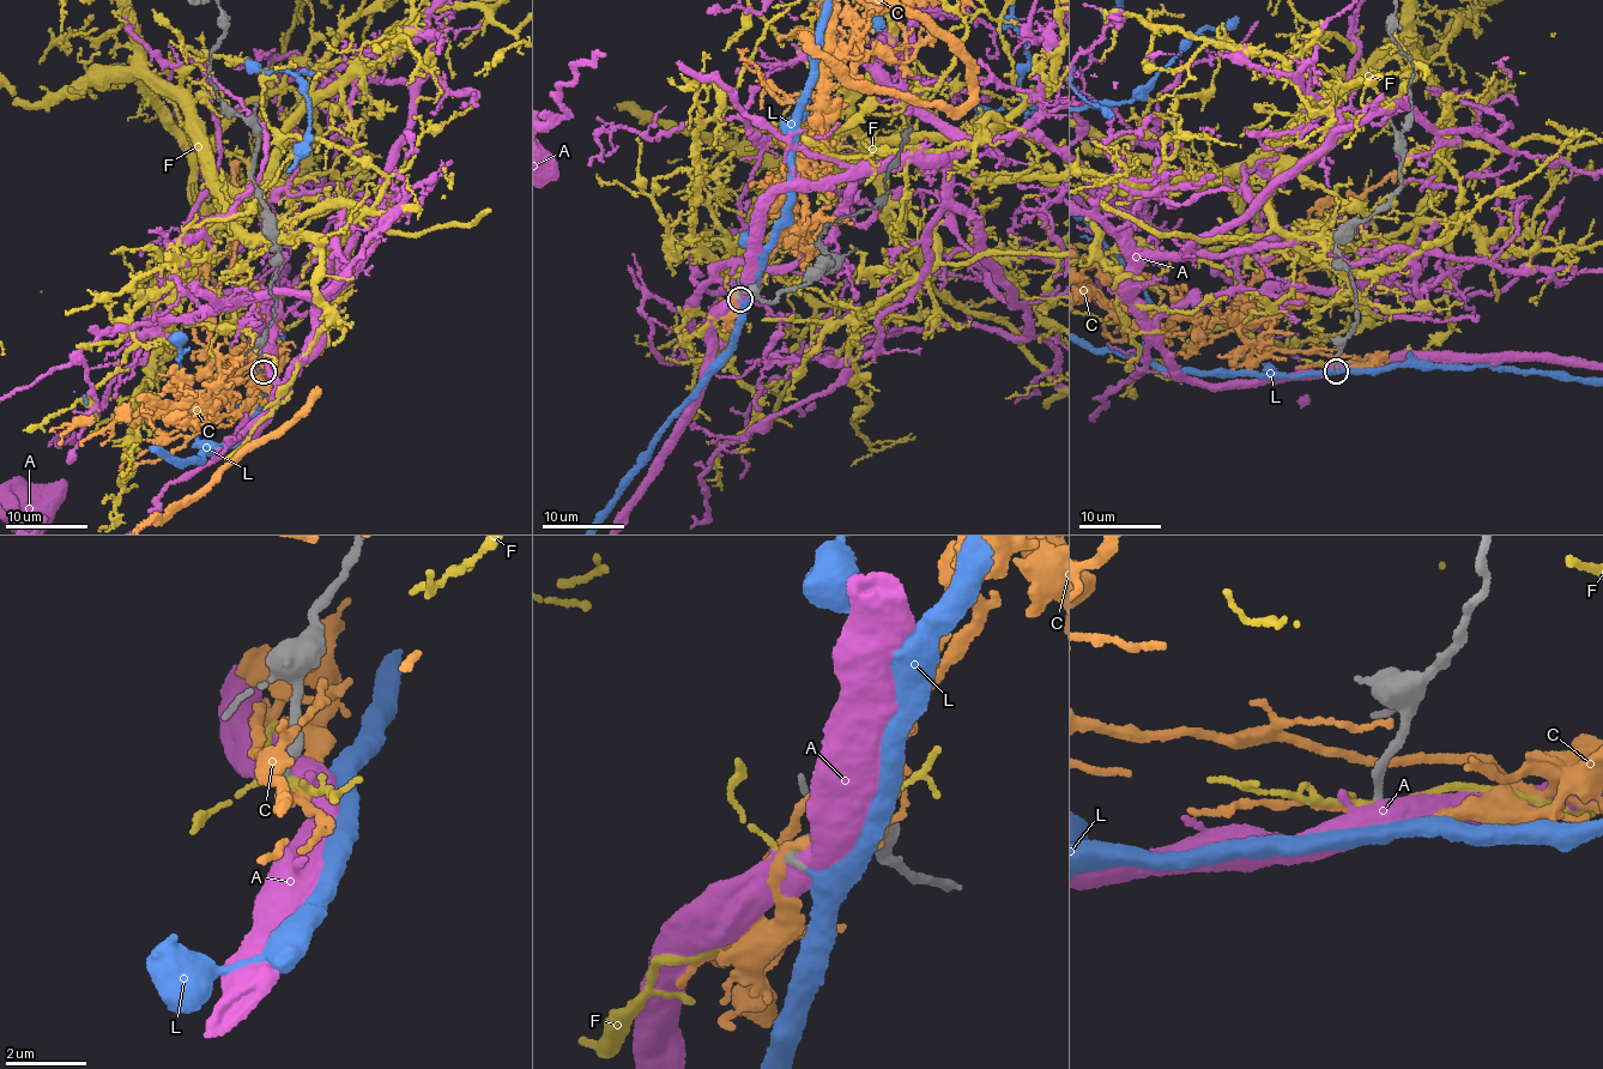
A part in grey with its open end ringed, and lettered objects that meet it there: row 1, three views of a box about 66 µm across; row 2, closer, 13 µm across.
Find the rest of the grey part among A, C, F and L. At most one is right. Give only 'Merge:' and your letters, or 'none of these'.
Merge: L

